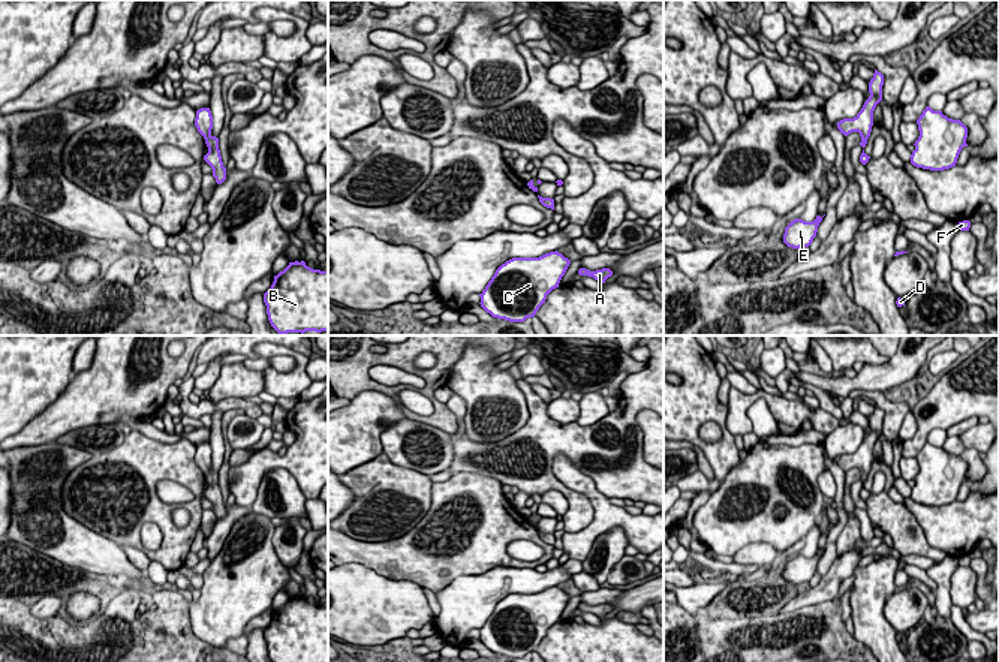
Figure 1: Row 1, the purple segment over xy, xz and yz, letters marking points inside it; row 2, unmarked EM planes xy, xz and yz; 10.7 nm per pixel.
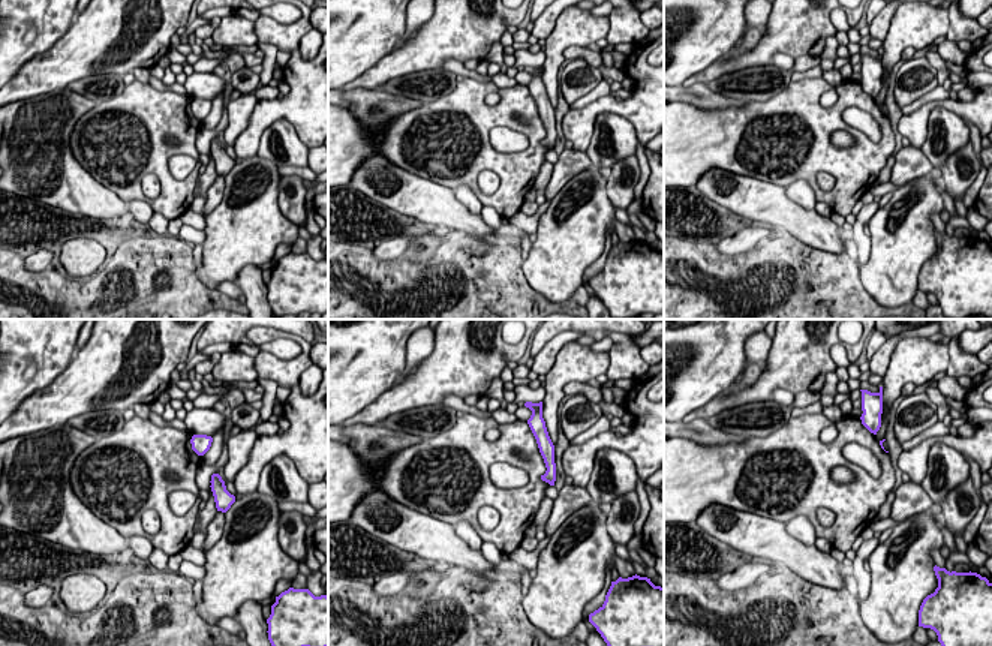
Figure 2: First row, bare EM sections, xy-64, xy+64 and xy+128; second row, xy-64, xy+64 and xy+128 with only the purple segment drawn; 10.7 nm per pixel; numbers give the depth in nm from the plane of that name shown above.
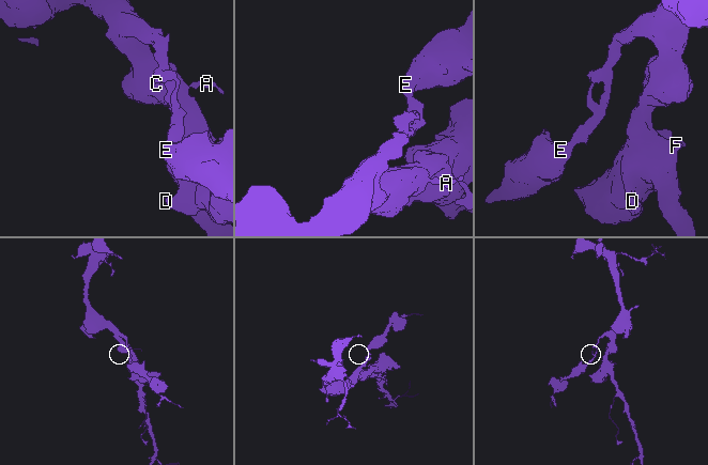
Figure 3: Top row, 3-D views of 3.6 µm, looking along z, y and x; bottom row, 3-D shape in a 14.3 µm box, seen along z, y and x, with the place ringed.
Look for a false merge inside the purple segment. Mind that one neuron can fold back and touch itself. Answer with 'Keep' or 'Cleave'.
Keep

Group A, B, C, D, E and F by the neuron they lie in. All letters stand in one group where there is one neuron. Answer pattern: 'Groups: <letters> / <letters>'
Groups: A B C D E F

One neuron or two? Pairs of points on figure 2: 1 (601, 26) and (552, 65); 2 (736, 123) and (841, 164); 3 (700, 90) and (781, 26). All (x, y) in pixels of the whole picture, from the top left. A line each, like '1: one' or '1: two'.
1: one
2: one
3: two

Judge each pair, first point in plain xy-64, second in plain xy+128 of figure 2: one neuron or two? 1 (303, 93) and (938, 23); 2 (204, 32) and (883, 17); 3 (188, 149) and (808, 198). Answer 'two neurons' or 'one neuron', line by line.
1: two neurons
2: one neuron
3: two neurons

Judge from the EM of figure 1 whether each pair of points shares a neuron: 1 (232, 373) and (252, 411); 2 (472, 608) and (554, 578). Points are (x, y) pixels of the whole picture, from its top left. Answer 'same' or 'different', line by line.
1: different
2: same

